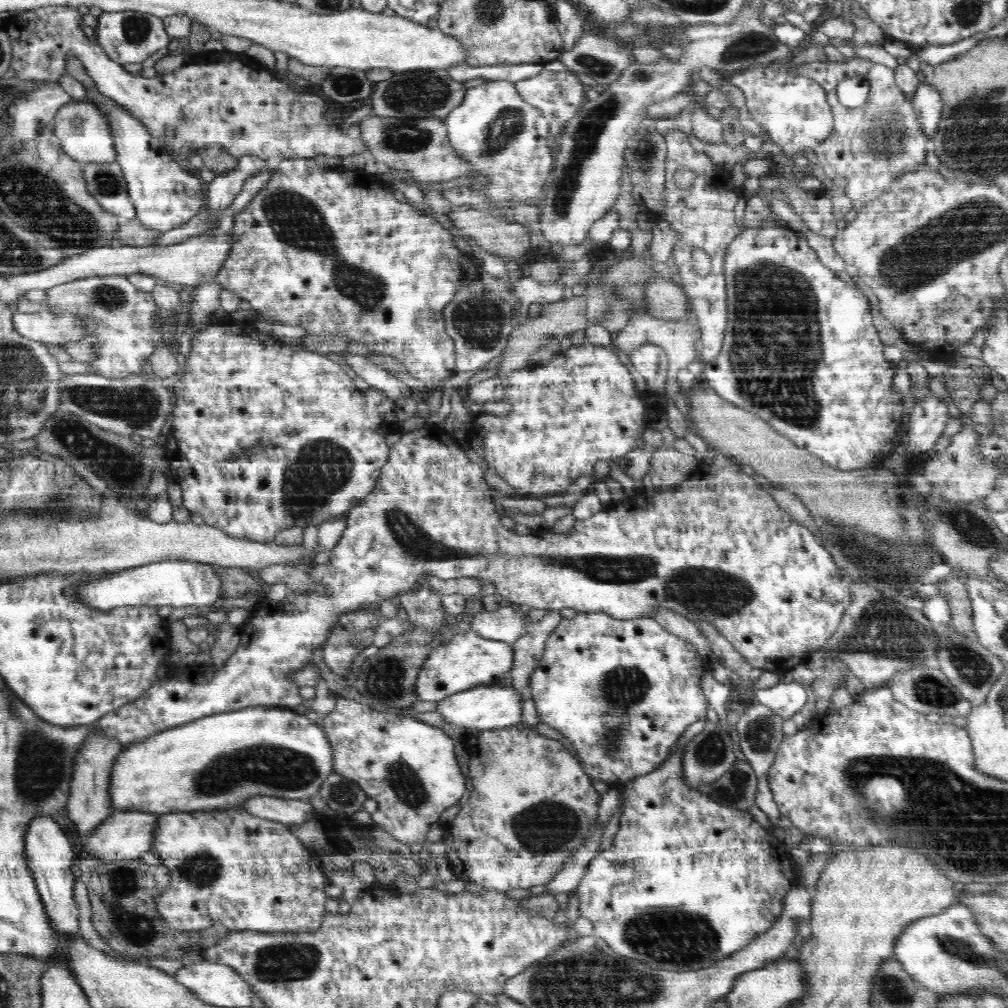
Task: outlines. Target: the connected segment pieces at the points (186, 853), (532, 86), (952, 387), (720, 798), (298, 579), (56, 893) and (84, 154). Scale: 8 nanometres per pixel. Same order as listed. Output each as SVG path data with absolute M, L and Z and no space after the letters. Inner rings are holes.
M240 806L226 809L212 810L194 810L192 812L170 812L158 815L156 820L156 832L154 832L154 840L152 840L152 852L159 855L161 864L170 870L170 884L166 886L166 890L156 898L156 907L160 911L160 915L164 917L164 921L173 929L184 931L199 931L207 929L216 923L224 925L231 931L256 931L258 933L308 933L318 930L326 910L326 874L322 871L322 866L317 863L317 856L309 851L301 842L301 840L288 830L287 825L281 822L268 820L266 818L258 818L252 816L247 810ZM230 818L230 825L226 827L224 820Z
M542 70L532 78L515 83L516 91L528 104L534 106L549 122L556 121L561 128L578 114L586 100L587 88L576 74Z
M947 359L947 363L951 366L949 371L945 371L944 377L945 388L952 398L952 402L958 408L956 417L950 419L941 436L949 436L952 438L954 434L958 434L963 427L965 420L970 419L972 405L980 401L980 386L982 380L988 377L988 371L992 368L985 367L957 367L951 364L951 359Z
M737 759L722 778L711 784L708 795L723 809L730 807L748 812L755 806L756 792L757 776L753 768L748 762Z
M273 565L260 570L257 576L266 587L283 583L293 594L310 595L317 588L315 588L314 581L308 577L308 570L310 568L304 565Z
M38 816L30 822L26 838L24 838L24 856L52 928L59 934L78 938L80 935L79 910L73 895L77 879L77 873L73 866L75 857L70 840L62 832L62 828L54 818Z
M82 100L70 102L56 114L51 127L59 138L61 149L81 165L116 161L109 119L96 105Z

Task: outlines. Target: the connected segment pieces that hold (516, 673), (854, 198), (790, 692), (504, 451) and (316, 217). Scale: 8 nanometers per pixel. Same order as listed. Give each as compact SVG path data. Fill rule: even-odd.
M548 611L541 620L533 623L528 632L512 644L514 649L511 677L513 686L521 696L521 723L534 726L540 724L533 698L530 694L530 678L540 665L543 648L551 632L563 619L560 611Z
M850 58L845 59L844 62L812 62L811 64L798 65L792 68L792 75L802 75L808 79L816 81L820 87L827 93L827 102L833 111L834 124L833 132L830 136L823 140L816 149L816 162L818 166L822 166L824 176L832 181L832 184L838 186L846 193L846 196L852 203L876 201L884 194L887 194L896 178L900 178L906 172L918 170L924 162L926 162L926 144L931 141L928 140L928 135L924 135L920 124L917 122L917 111L914 109L912 101L903 91L897 86L895 80L896 70L883 66L882 64L874 64L868 59ZM848 78L858 78L864 80L870 86L869 96L862 108L845 108L837 98L837 87L842 80Z
M796 681L788 682L788 684L778 682L771 687L757 690L753 694L754 702L768 706L774 714L778 713L778 716L787 720L802 710L806 704L808 694L804 687Z
M587 338L582 342L577 342L576 345L572 345L564 352L556 353L551 360L545 365L534 365L522 370L516 370L516 372L510 372L510 374L504 374L504 376L495 376L484 381L479 381L474 385L468 385L468 397L469 401L477 408L485 402L494 402L498 400L506 400L512 406L512 409L506 416L497 416L487 412L476 412L472 423L469 426L469 430L466 432L468 444L473 448L482 458L494 468L500 478L503 478L514 488L516 496L536 496L543 497L550 494L563 493L576 478L580 476L590 476L594 472L594 466L599 460L619 460L626 453L634 450L637 446L640 446L644 441L642 440L642 428L646 427L648 430L655 424L657 418L662 414L666 414L665 408L662 408L660 401L656 399L660 397L660 394L652 392L645 395L640 394L636 390L634 380L630 371L626 368L620 359L616 356L611 347L594 346Z
M284 158L275 162L270 181L264 189L244 210L234 214L234 226L229 232L232 237L232 248L216 276L216 281L220 283L222 289L232 290L241 300L248 300L258 312L260 319L265 322L303 327L308 331L308 335L312 336L345 336L350 341L366 344L370 352L387 354L400 361L406 372L424 382L427 388L440 386L457 372L454 341L447 334L442 310L452 302L456 292L462 286L466 286L468 280L480 278L481 267L474 256L460 251L444 219L425 215L420 213L415 205L399 202L394 198L391 186L384 186L376 177L364 171L349 172L342 167L323 168L318 166L314 158Z

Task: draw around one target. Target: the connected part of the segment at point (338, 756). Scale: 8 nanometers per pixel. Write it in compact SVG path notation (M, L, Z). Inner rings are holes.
M338 698L334 710L323 718L322 728L332 745L335 772L356 782L369 798L378 803L377 810L371 814L374 824L406 845L425 842L428 830L436 822L439 823L440 814L451 806L458 805L466 792L465 777L454 755L454 740L440 727L409 716L376 711L350 699Z

